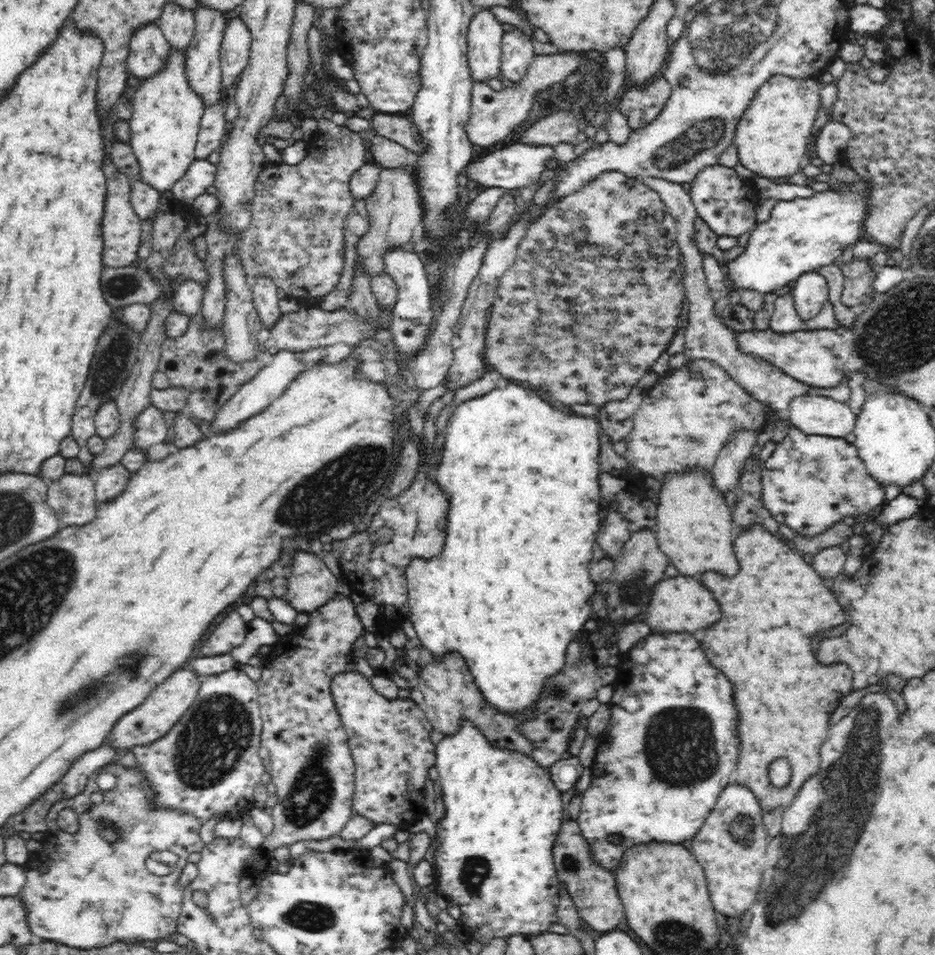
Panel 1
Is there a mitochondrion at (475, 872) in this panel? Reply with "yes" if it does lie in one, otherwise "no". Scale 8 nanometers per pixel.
yes

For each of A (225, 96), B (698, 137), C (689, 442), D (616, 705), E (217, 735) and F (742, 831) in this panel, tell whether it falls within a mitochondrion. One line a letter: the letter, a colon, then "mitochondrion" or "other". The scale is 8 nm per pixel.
A: other
B: mitochondrion
C: mitochondrion
D: other
E: mitochondrion
F: mitochondrion

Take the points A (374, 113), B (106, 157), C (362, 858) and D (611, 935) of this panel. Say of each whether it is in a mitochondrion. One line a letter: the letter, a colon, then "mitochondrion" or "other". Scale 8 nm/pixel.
A: other
B: other
C: other
D: other

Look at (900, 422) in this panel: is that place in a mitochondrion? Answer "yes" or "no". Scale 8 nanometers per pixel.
no

